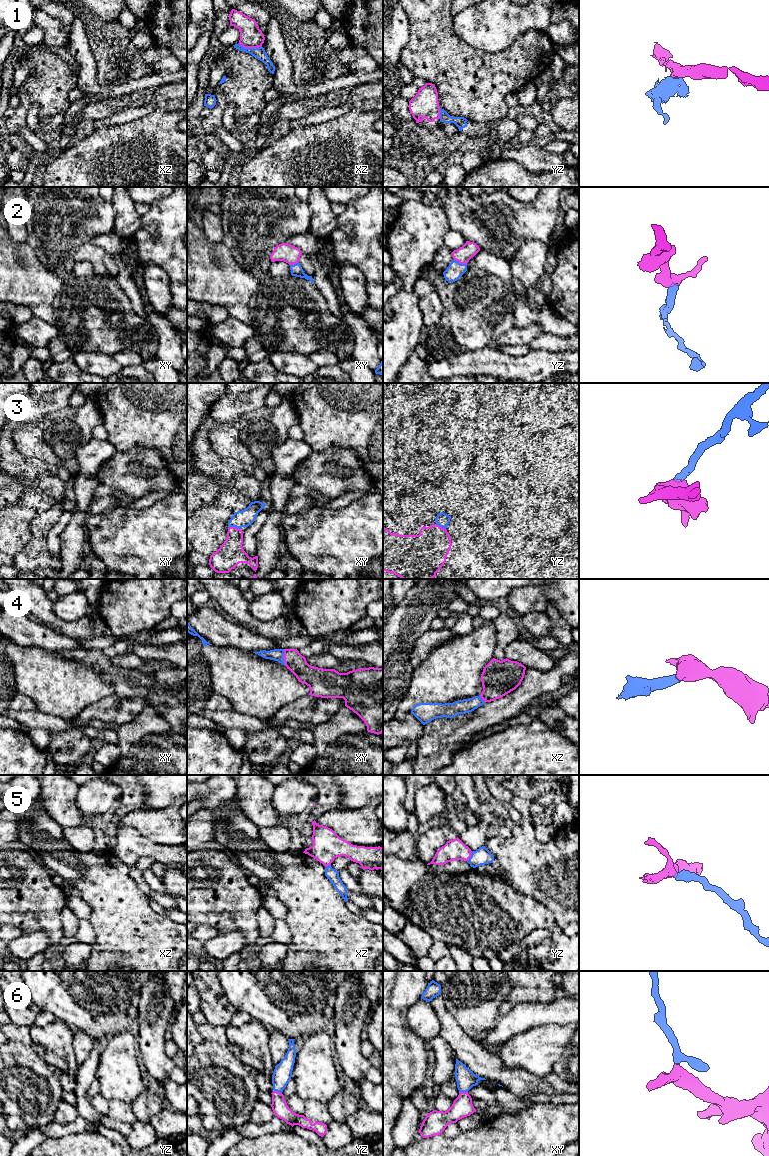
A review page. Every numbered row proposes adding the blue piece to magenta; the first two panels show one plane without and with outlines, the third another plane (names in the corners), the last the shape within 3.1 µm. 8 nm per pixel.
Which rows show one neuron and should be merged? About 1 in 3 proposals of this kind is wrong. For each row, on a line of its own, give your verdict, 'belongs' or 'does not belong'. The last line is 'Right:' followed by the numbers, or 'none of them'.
1: does not belong
2: belongs
3: belongs
4: belongs
5: belongs
6: belongs
Right: 2, 3, 4, 5, 6

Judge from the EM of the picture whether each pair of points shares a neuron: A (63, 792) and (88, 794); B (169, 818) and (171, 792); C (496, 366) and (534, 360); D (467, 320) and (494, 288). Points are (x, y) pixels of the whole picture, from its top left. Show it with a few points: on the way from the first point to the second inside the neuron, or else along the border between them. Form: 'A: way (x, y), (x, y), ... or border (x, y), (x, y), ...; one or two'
A: border (78, 785), (75, 806), (84, 814); two
B: border (176, 799), (166, 806), (147, 810); two
C: way (505, 366), (525, 366); one
D: way (475, 312), (479, 308), (479, 303), (486, 296); one

